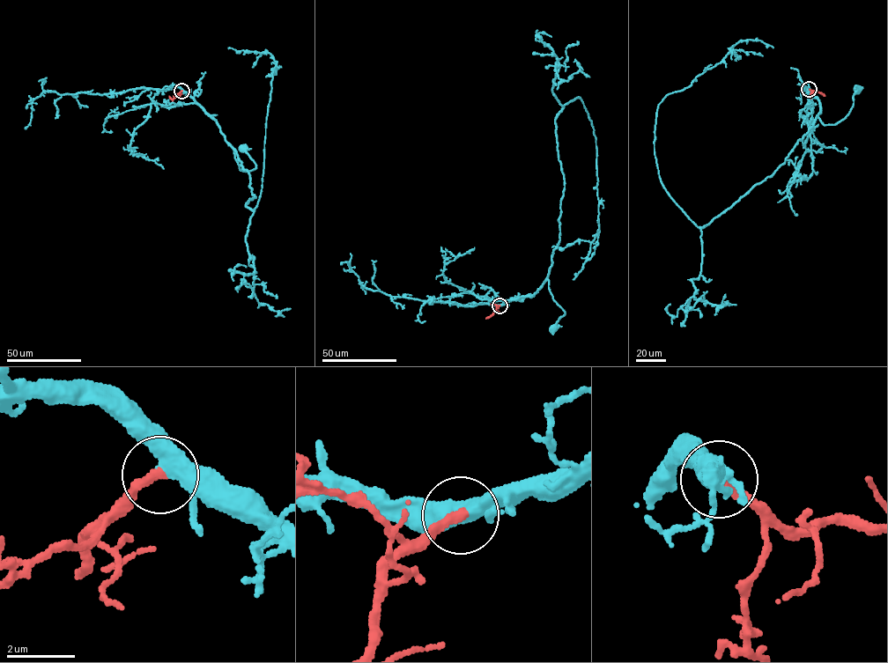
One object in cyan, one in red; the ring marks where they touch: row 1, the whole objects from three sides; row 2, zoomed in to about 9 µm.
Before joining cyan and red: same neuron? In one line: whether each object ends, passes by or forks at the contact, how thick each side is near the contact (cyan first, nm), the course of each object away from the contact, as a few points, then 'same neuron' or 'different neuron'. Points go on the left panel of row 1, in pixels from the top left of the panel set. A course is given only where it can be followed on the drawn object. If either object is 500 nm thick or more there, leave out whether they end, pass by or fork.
cyan passes by | red ends | 440/300 nm | cyan via (181, 91), (217, 122), (233, 149), (240, 170), (254, 169), (255, 164), (242, 147) | red via (181, 91), (172, 99), (169, 96) | same neuron

